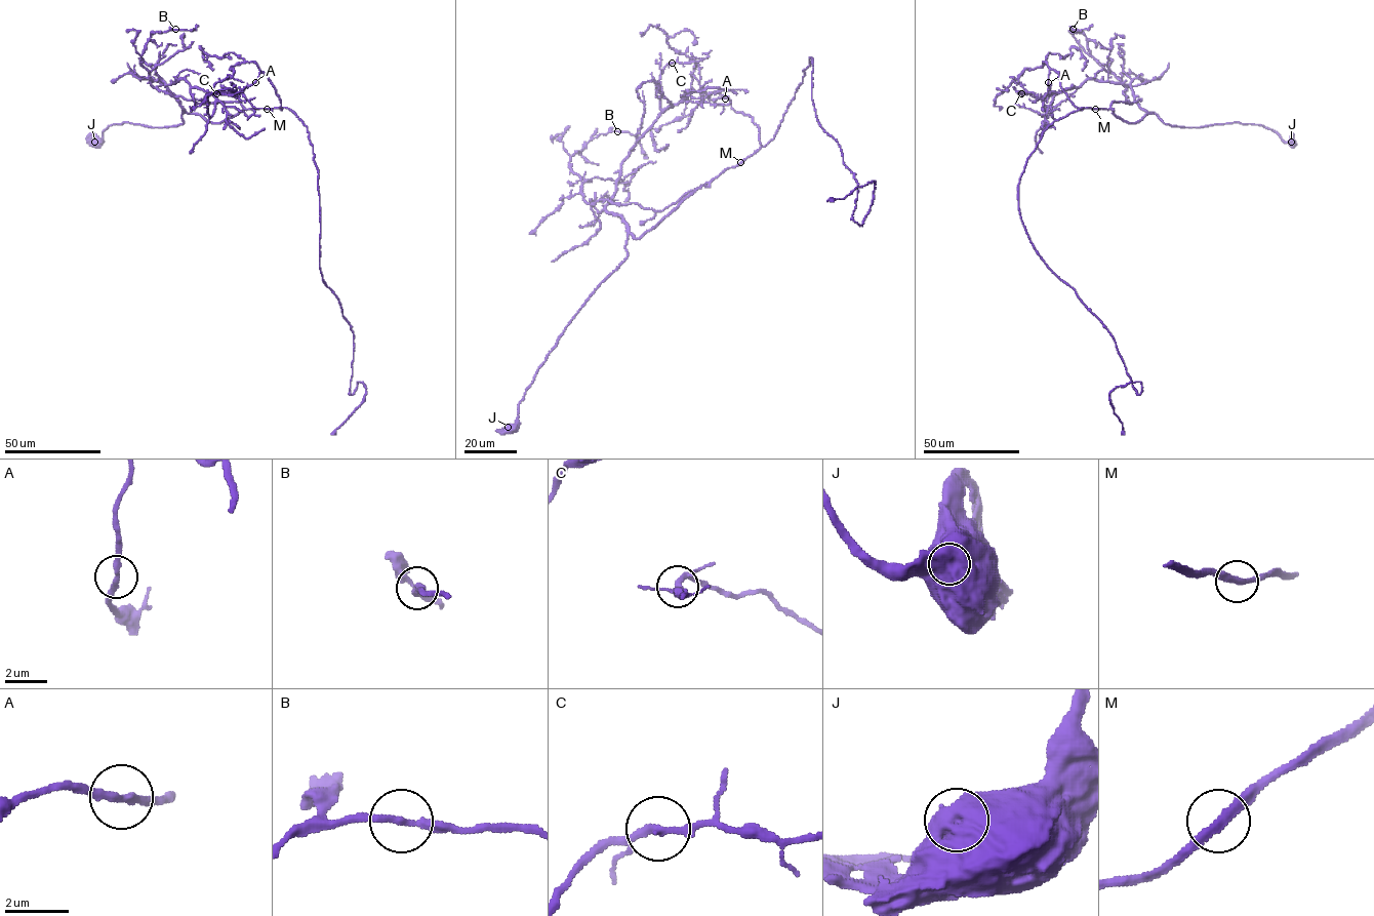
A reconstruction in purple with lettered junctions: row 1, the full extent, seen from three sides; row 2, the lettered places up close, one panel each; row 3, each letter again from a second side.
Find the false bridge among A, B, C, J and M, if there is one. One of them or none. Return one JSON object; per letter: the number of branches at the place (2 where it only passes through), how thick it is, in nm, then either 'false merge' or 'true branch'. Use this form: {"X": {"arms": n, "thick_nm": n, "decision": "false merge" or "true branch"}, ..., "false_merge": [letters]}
{"A": {"arms": 2, "thick_nm": 280, "decision": "true branch"}, "B": {"arms": 2, "thick_nm": 240, "decision": "true branch"}, "C": {"arms": 2, "thick_nm": 240, "decision": "true branch"}, "J": {"arms": 2, "thick_nm": 800, "decision": "true branch"}, "M": {"arms": 2, "thick_nm": 280, "decision": "true branch"}, "false_merge": []}

